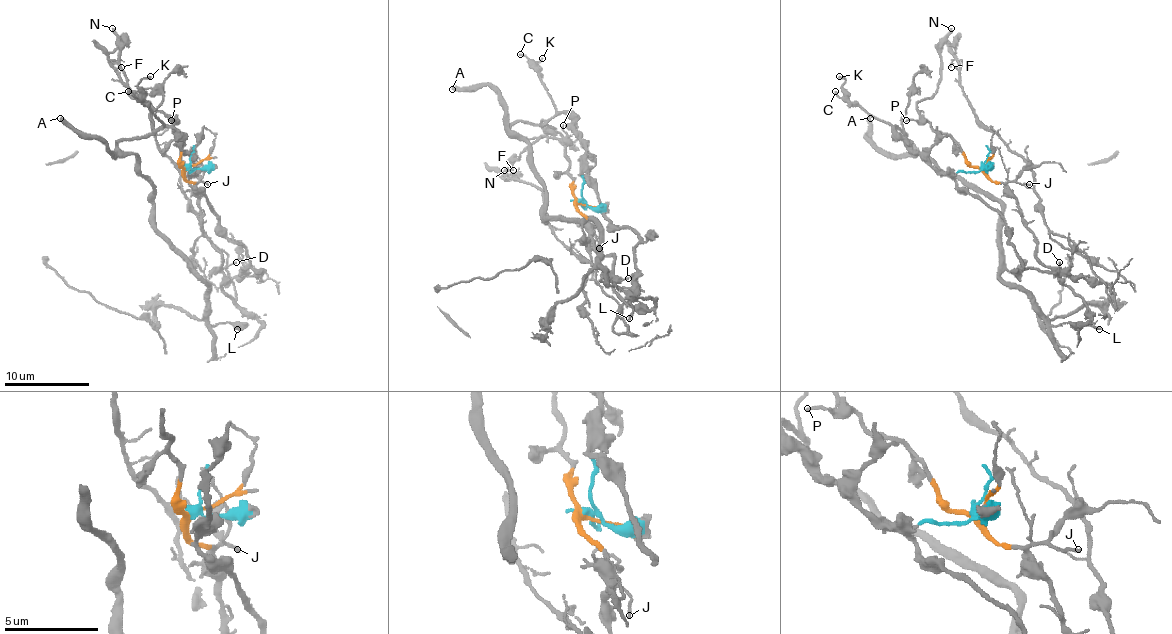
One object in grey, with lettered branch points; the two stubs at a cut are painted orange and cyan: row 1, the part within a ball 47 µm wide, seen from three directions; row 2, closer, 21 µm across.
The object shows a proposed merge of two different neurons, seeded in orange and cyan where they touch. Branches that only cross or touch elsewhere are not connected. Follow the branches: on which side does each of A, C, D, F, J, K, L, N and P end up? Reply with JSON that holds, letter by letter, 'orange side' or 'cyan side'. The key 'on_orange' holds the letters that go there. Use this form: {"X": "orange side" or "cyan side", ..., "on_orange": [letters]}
{"A": "cyan side", "C": "cyan side", "D": "orange side", "F": "cyan side", "J": "orange side", "K": "cyan side", "L": "cyan side", "N": "orange side", "P": "orange side", "on_orange": ["D", "J", "N", "P"]}

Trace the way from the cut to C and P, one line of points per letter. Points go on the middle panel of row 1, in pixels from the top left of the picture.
C: (579, 201), (586, 142), (564, 112), (556, 110), (539, 71), (520, 54)
P: (579, 201), (573, 191), (569, 135), (562, 125)

